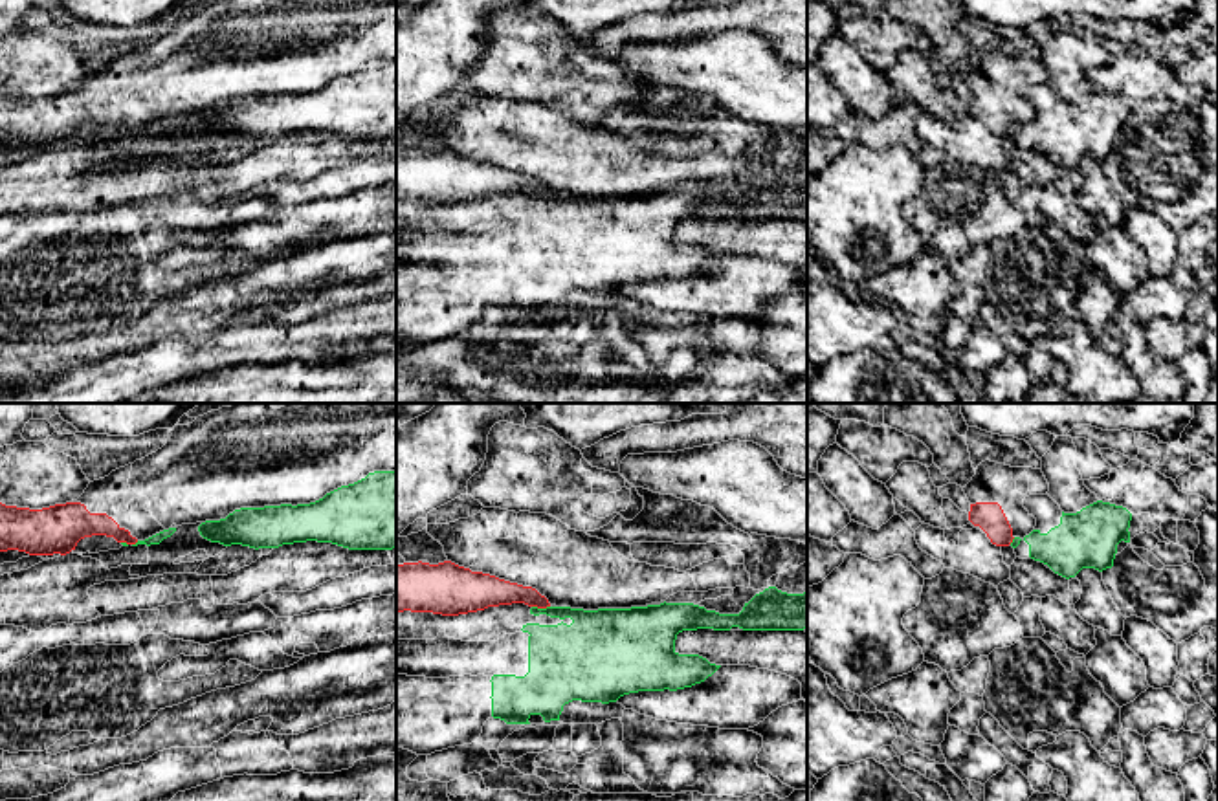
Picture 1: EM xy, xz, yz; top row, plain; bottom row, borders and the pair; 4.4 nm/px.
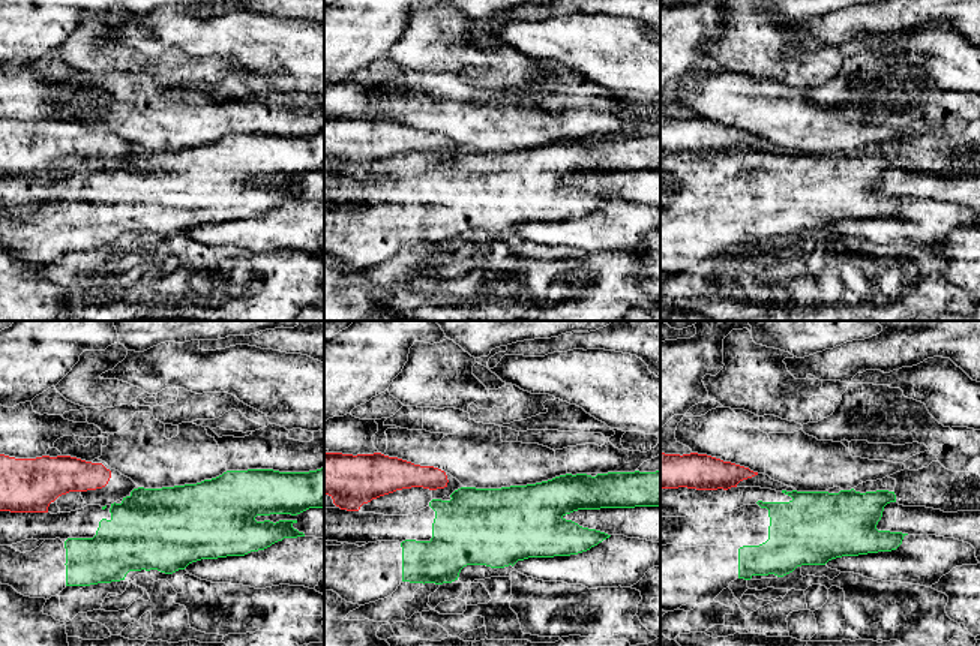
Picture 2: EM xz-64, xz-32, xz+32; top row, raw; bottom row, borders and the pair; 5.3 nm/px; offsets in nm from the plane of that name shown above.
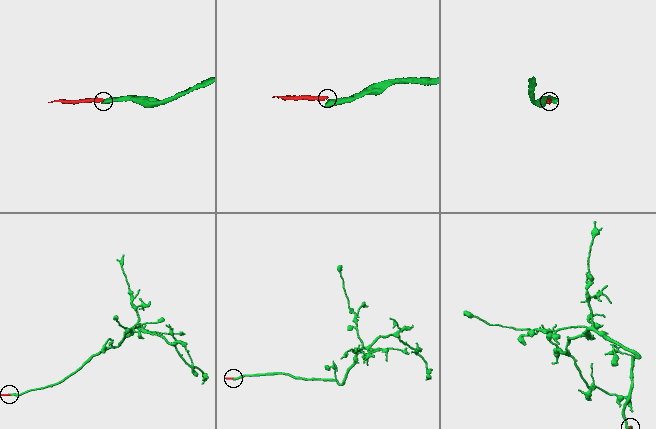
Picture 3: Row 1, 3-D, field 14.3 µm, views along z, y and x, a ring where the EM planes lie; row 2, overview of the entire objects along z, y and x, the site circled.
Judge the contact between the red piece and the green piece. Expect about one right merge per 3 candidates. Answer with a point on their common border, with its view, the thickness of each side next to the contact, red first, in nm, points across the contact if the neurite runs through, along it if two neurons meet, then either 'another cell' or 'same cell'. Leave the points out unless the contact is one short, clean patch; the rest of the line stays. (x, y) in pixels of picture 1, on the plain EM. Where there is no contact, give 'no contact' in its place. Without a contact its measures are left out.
contact xz (542, 197); calibres 140 and 300 nm; border xz (532, 195), (549, 197); another cell

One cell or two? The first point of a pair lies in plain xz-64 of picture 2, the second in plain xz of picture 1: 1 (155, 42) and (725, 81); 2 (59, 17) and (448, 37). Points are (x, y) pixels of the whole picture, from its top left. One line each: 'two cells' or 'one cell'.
1: one cell
2: one cell

